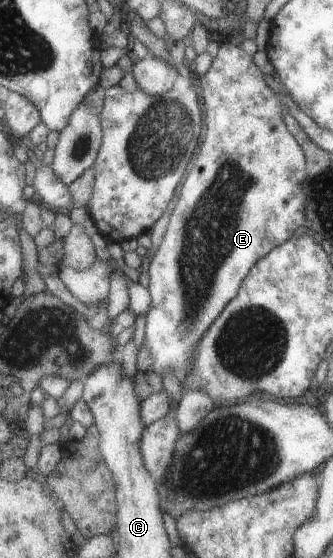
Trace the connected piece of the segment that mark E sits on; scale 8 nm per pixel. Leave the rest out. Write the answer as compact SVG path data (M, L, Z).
M235 41L231 43L226 43L221 46L218 46L218 51L215 56L215 58L212 59L210 67L208 70L205 70L204 74L201 74L201 76L198 77L198 82L200 84L198 88L198 92L200 93L200 98L203 105L203 114L205 114L205 118L202 118L202 122L204 122L205 127L205 134L203 136L203 140L201 142L201 145L199 146L199 154L197 154L196 160L193 162L193 165L190 167L189 171L187 171L187 176L185 176L185 180L183 180L183 183L181 184L181 190L180 194L178 196L178 200L176 202L176 205L174 207L174 210L172 214L169 217L168 225L166 228L166 231L164 232L164 236L162 237L162 241L160 242L160 245L158 246L157 250L151 257L151 260L149 262L149 266L146 270L148 272L148 291L150 292L150 308L148 311L144 314L144 319L146 321L144 326L144 343L148 346L150 359L151 359L151 368L153 372L156 372L160 375L162 378L164 372L168 370L172 370L173 374L178 380L181 382L184 381L184 378L188 375L188 368L190 367L189 357L190 354L193 352L195 343L198 341L198 338L205 332L205 329L217 318L217 315L223 310L223 307L229 302L238 291L238 286L240 285L241 280L243 280L243 277L249 272L249 269L251 266L253 266L254 262L257 262L260 258L263 258L273 247L279 246L282 242L285 242L287 239L290 239L293 237L293 232L299 228L301 225L305 225L307 220L304 213L304 206L305 206L305 193L302 189L302 184L305 178L305 157L303 154L303 151L301 150L301 147L295 142L295 139L289 134L289 131L286 129L285 123L282 119L282 114L287 111L287 108L282 104L282 102L273 94L273 91L269 89L265 85L265 80L263 80L263 73L261 73L257 66L253 64L253 60L251 56L248 56L245 52L241 51L241 48L239 47L239 44Z

